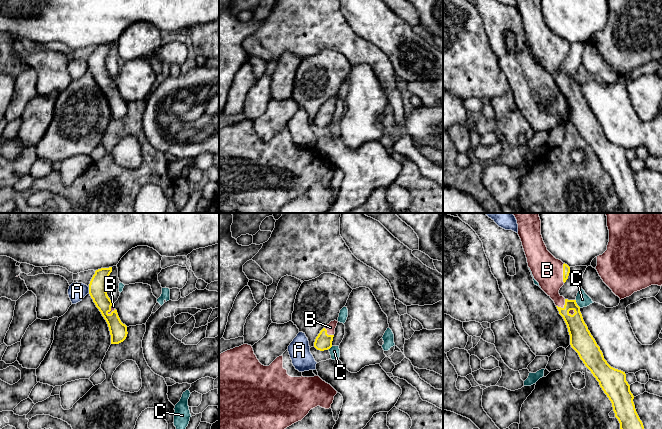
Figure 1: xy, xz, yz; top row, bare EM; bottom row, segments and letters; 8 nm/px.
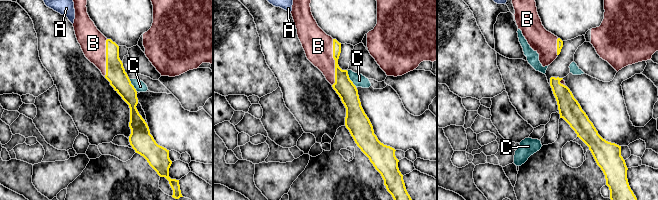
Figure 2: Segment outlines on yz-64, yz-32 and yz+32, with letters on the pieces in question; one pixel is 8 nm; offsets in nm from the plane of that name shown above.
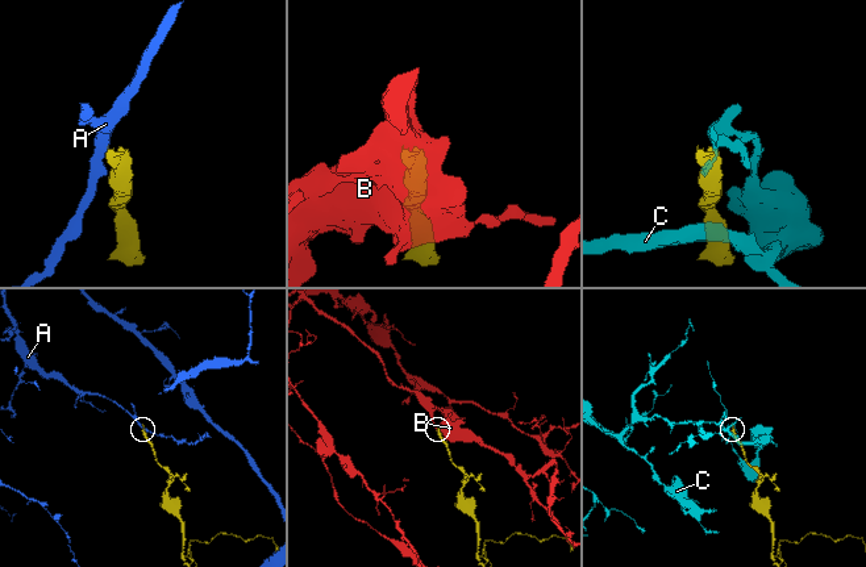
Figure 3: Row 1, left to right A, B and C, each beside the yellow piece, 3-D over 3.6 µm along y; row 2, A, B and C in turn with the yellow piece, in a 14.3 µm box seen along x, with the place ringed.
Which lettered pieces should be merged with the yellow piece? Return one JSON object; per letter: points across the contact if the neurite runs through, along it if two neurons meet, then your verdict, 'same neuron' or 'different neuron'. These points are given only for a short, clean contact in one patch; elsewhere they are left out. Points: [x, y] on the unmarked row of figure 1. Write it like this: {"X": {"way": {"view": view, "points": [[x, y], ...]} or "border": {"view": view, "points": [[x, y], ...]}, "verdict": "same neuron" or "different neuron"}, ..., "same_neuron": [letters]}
{"A": {"border": {"view": "xy", "points": [[88, 63], [89, 68]]}, "verdict": "different neuron"}, "B": {"way": {"view": "yz", "points": [[566, 45], [563, 49], [550, 49], [547, 46]]}, "verdict": "same neuron"}, "C": {"border": {"view": "yz", "points": [[575, 75], [575, 78], [580, 83]]}, "verdict": "different neuron"}, "same_neuron": ["B"]}

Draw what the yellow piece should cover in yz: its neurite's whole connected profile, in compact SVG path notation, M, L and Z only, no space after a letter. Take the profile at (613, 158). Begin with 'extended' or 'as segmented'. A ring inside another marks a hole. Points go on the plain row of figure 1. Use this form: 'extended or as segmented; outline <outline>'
extended; outline M518 0L518 11L527 34L534 55L541 65L554 77L559 90L563 93L570 111L570 121L578 129L585 142L591 147L599 158L600 163L612 179L615 193L620 199L623 213L645 213L645 205L640 196L633 178L634 172L630 167L630 161L626 157L625 148L611 143L604 135L600 123L585 100L580 83L576 76L568 76L559 70L560 64L568 55L570 43L561 36L556 35L548 26L541 11L541 0Z

